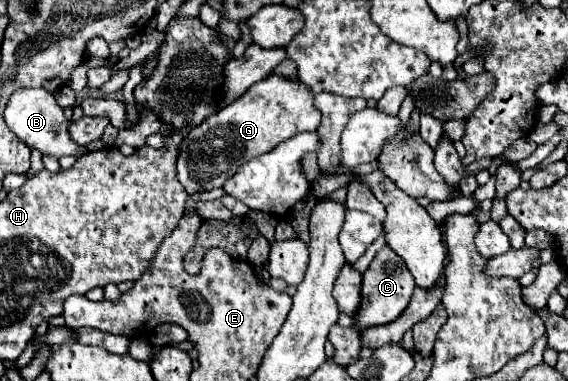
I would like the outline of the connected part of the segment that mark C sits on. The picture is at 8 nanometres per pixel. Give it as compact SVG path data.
M384 246L374 256L368 270L362 274L362 304L360 304L360 312L354 320L356 328L362 330L366 326L386 324L386 322L392 322L394 318L398 318L404 312L404 308L408 306L414 288L416 288L414 278L410 274L410 270L406 268L406 264L402 262L402 258L398 258L398 254L390 246Z

